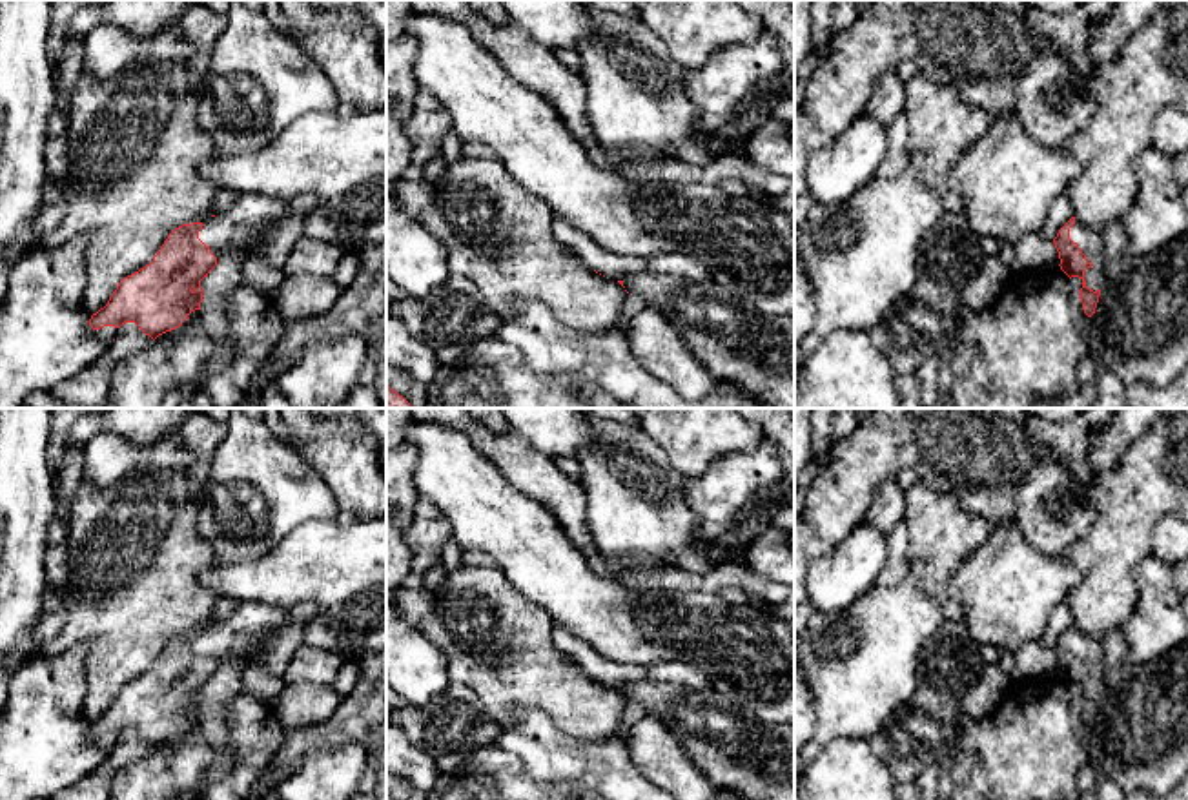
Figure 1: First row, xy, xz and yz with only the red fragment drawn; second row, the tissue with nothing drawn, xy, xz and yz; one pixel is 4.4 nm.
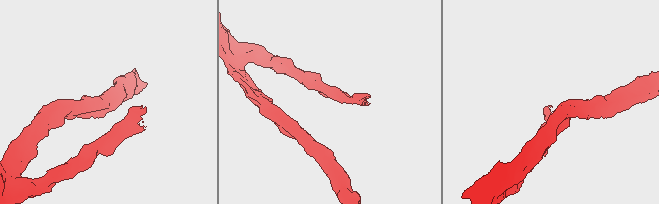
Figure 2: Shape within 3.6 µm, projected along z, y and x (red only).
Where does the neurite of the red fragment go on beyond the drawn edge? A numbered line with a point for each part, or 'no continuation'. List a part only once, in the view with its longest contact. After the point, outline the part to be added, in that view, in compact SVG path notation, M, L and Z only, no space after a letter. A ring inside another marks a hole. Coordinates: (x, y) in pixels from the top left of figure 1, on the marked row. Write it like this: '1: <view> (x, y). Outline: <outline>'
1: yz (1090, 241). Outline: M1075 221L1075 224L1070 228L1070 239L1079 244L1088 262L1093 264L1084 272L1086 286L1093 292L1101 290L1102 282L1106 281L1108 262L1102 255L1104 244L1101 233Z

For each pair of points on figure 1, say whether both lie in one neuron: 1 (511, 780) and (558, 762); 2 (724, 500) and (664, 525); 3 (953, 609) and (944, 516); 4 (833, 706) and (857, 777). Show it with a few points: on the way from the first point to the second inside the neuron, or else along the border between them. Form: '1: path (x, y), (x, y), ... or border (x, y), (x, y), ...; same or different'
1: border (496, 746), (511, 751), (522, 768), (538, 780); different
2: border (682, 478), (682, 492), (700, 533); different
3: path (941, 585), (942, 540); same
4: border (868, 738), (833, 738), (813, 758); different

